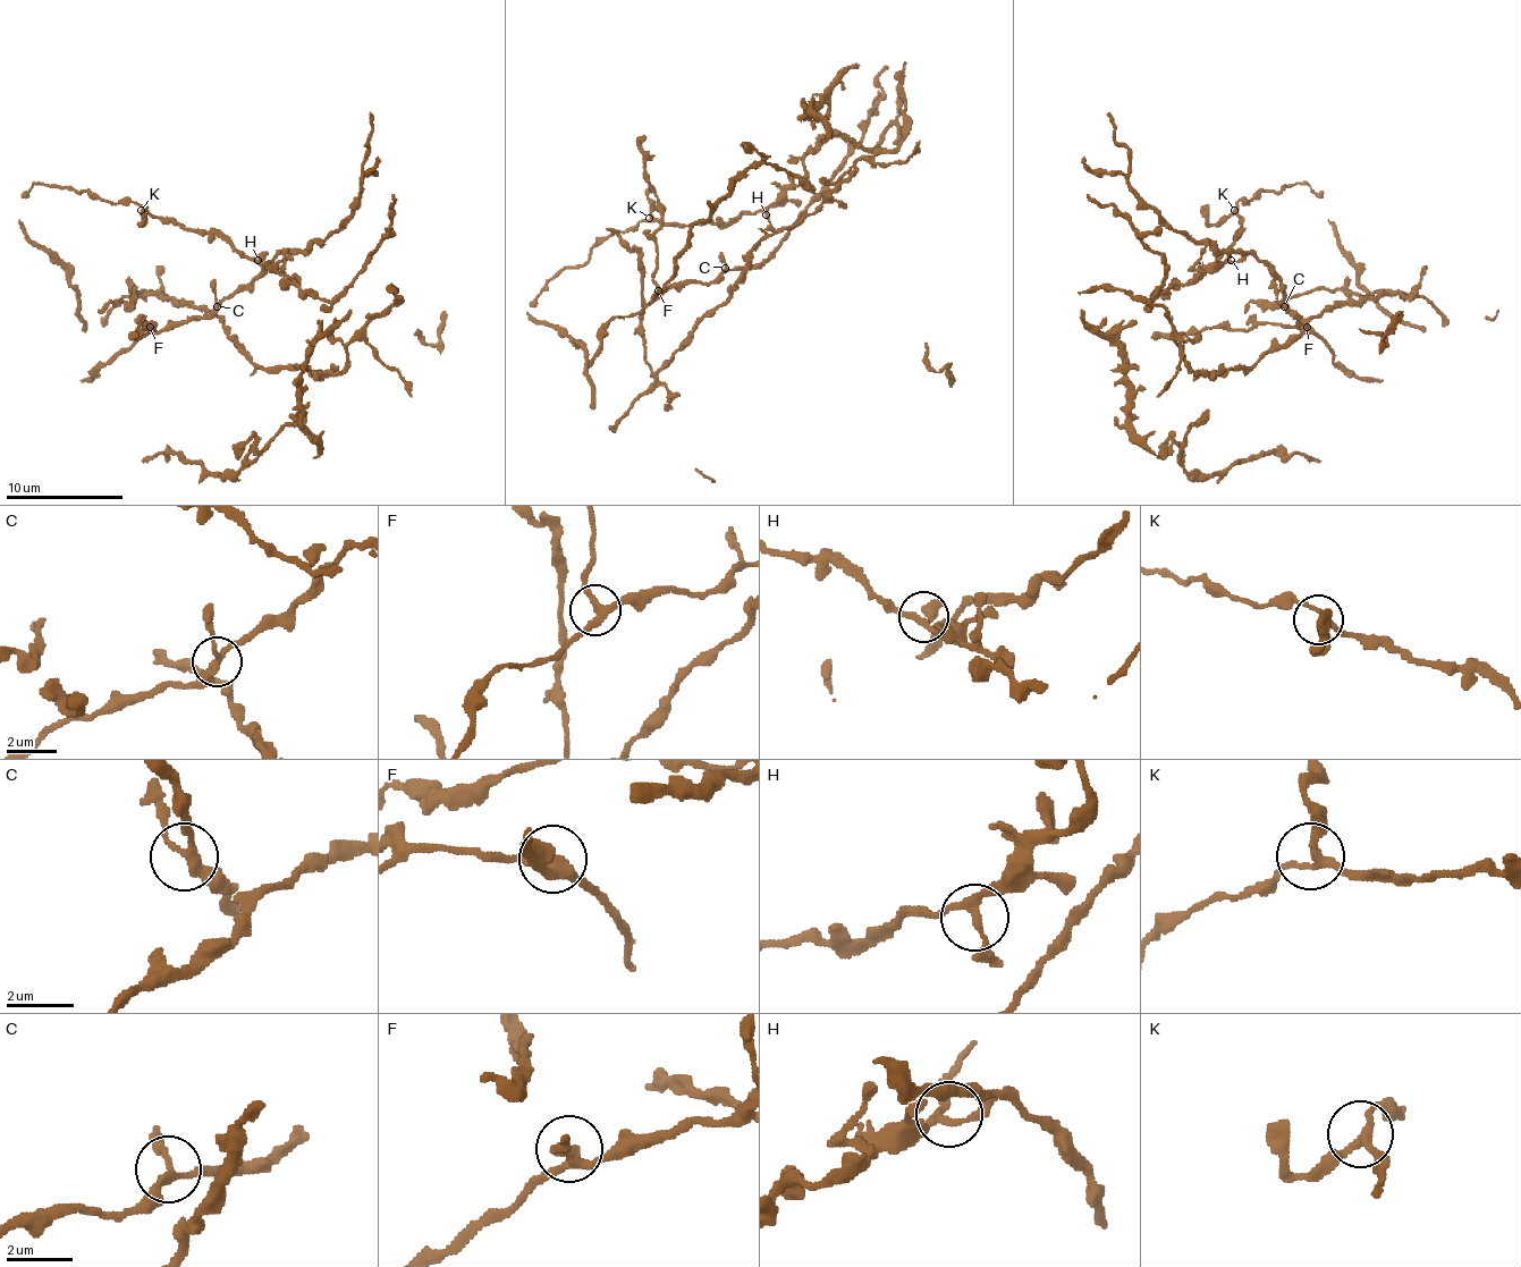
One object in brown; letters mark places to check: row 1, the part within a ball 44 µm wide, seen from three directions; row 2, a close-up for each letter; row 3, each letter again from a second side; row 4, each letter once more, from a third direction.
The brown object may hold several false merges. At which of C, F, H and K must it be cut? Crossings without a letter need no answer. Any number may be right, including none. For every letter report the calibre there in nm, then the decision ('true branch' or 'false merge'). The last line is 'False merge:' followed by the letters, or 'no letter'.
C: 200 nm | true branch
F: 300 nm | true branch
H: 190 nm | true branch
K: 240 nm | true branch
False merge: no letter

